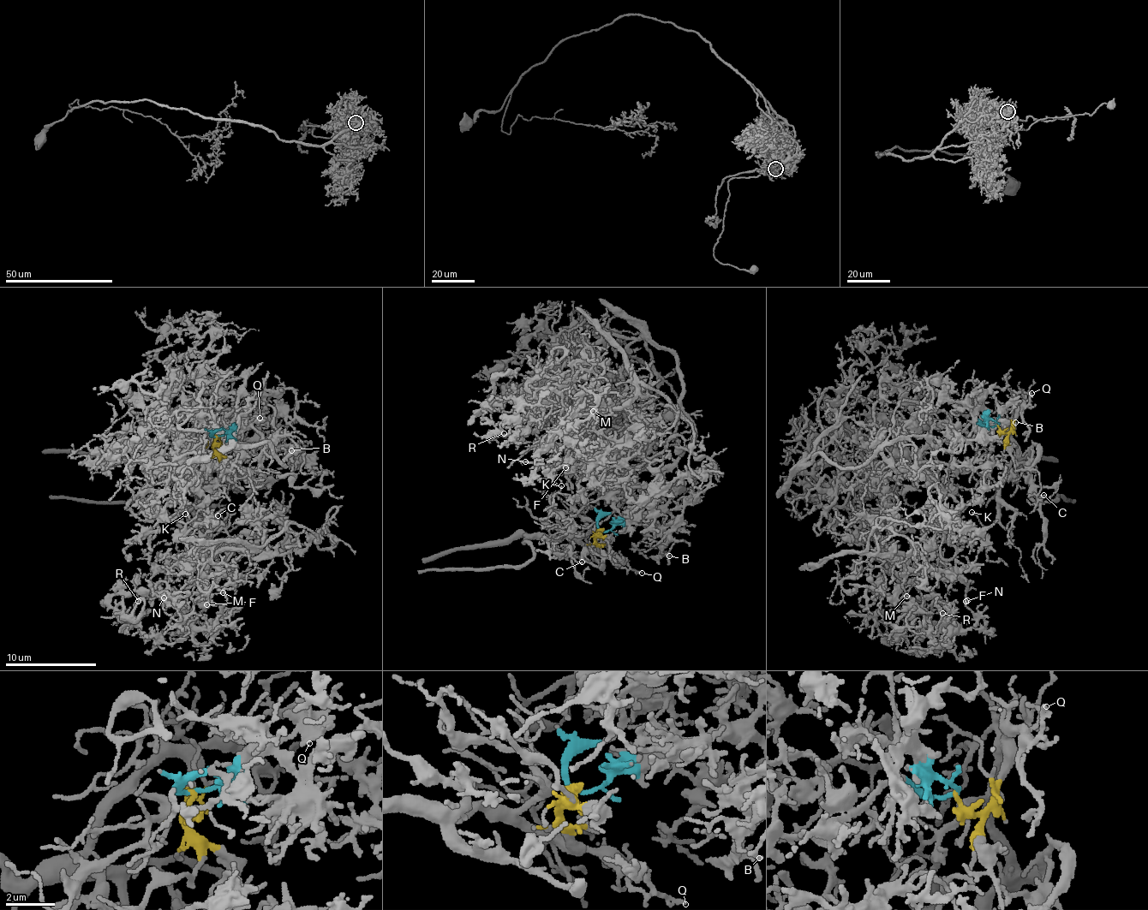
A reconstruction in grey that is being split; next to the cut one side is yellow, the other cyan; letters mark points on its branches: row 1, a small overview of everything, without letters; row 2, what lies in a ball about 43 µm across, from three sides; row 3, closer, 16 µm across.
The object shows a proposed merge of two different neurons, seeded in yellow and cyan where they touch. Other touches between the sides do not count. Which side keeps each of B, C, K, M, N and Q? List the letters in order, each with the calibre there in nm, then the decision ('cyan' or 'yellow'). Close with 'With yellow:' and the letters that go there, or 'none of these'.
B: calibre 170 nm; cyan
C: calibre 120 nm; yellow
K: calibre 90 nm; yellow
M: calibre 140 nm; cyan
N: calibre 180 nm; cyan
Q: calibre 160 nm; yellow
With yellow: C, K, Q

